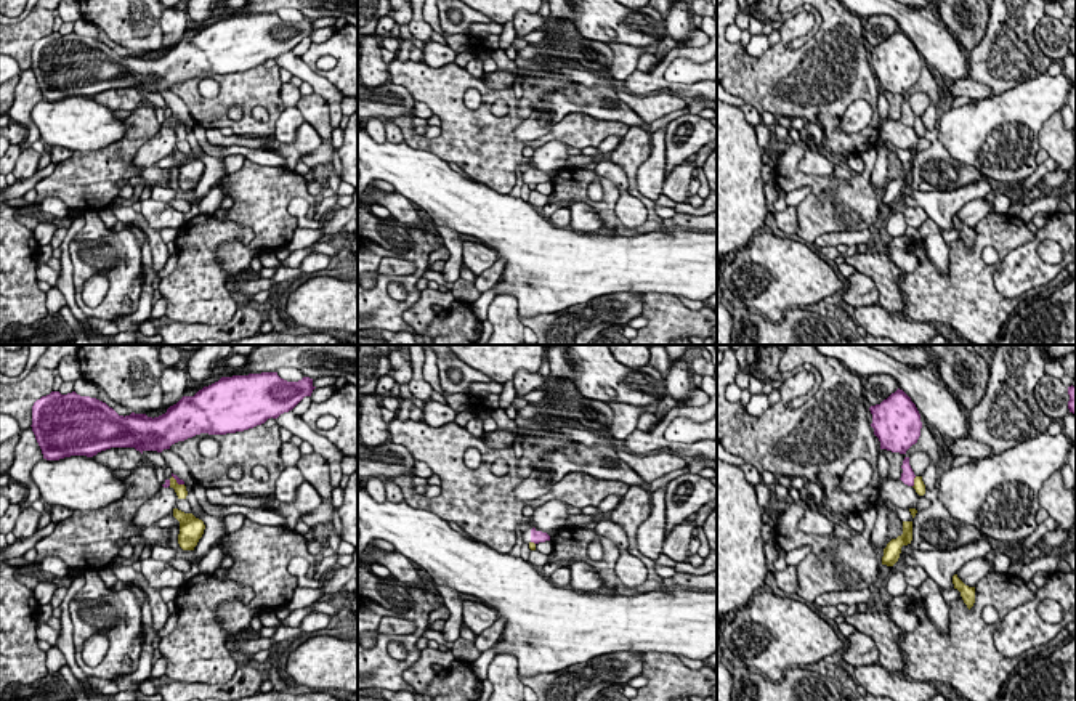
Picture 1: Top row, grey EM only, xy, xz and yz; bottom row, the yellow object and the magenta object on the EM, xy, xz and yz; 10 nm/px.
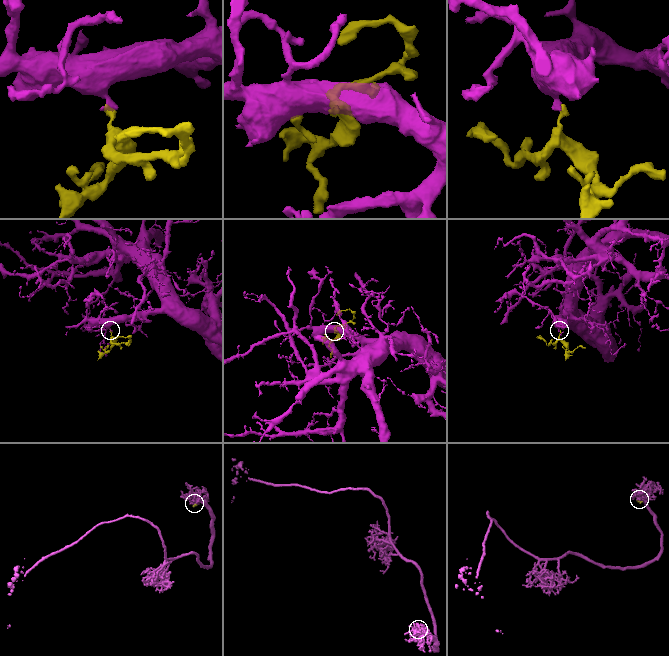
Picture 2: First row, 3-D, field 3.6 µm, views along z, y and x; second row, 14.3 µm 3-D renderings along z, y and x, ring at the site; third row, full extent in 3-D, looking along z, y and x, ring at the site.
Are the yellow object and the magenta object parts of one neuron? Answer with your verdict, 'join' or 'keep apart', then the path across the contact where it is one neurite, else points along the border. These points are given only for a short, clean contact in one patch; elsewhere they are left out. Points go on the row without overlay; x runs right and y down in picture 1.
keep apart; border yz (916, 117), (913, 127)

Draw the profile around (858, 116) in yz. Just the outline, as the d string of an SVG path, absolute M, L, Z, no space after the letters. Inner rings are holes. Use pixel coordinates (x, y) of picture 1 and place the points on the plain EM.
M856 99L848 106L847 114L840 124L845 133L858 133L871 124L872 107L864 99Z

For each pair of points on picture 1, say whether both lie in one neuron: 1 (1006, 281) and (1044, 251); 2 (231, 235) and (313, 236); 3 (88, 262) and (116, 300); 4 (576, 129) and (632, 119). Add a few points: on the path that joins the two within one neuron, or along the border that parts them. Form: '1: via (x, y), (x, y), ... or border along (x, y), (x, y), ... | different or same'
1: border along (1043, 239), (1038, 255), (1044, 262), (1059, 263) | different
2: border along (297, 226), (286, 246) | different
3: via (100, 265), (116, 281), (116, 289) | same
4: border along (581, 113), (605, 121), (622, 121), (629, 127) | different

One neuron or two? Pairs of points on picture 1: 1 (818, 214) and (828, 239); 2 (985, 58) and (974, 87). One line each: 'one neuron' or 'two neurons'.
1: two neurons
2: two neurons

